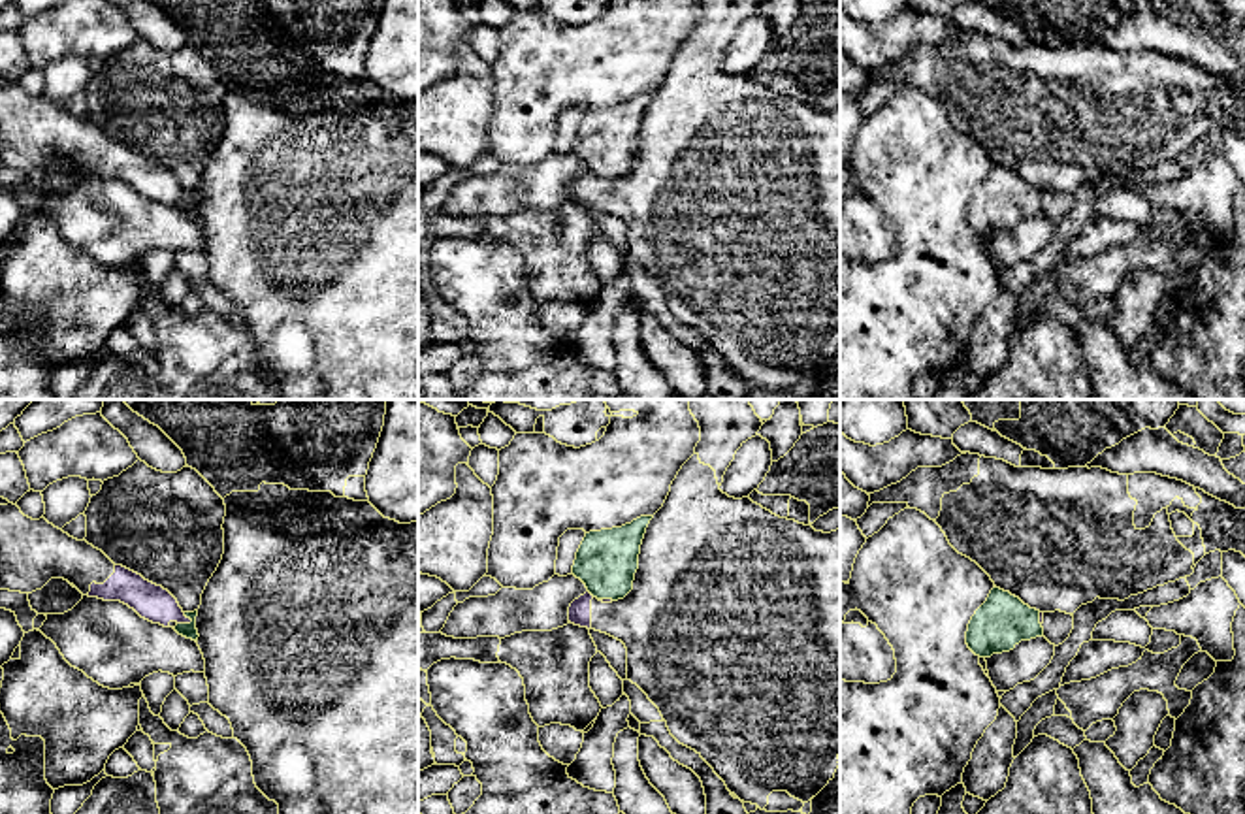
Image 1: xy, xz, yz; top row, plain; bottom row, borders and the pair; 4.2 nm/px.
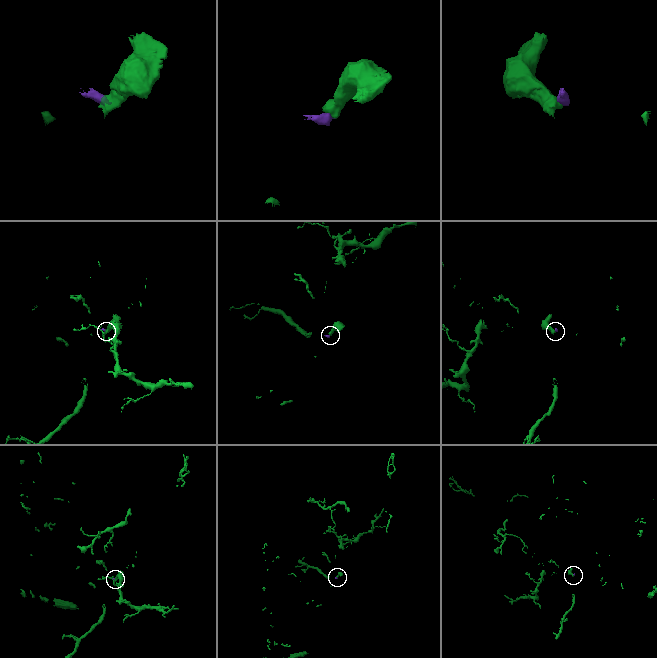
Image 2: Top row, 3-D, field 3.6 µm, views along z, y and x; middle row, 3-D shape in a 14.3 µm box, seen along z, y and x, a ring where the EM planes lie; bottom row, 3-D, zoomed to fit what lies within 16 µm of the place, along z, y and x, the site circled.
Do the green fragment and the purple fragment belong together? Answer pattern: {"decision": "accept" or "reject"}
{"decision": "reject"}

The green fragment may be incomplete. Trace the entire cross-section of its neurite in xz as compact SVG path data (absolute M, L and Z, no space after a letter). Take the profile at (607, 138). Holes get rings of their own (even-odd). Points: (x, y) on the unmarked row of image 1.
M640 94L622 106L586 111L573 153L593 175L618 179L633 168L640 122L652 96Z

